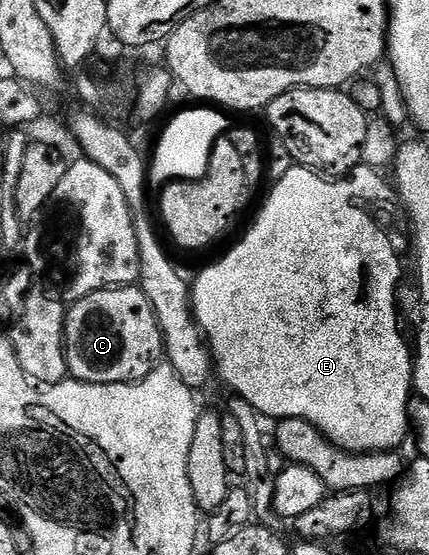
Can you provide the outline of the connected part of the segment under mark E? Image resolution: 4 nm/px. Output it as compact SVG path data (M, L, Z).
M292 165L289 169L289 173L285 173L285 177L281 177L281 181L274 184L270 189L271 192L267 195L267 200L263 203L263 208L259 211L259 216L255 219L255 224L248 229L243 235L243 240L224 257L220 263L211 263L199 276L196 277L195 283L190 284L191 289L191 309L195 313L195 323L198 325L199 330L203 332L207 346L211 348L211 361L213 364L214 374L217 379L220 379L225 386L231 390L230 394L232 396L249 401L249 405L253 405L253 409L258 411L260 416L267 417L267 415L272 415L272 420L278 421L281 419L304 419L309 421L309 425L313 425L319 430L319 432L324 435L329 441L333 441L339 446L342 451L353 451L356 453L366 453L368 451L389 451L394 452L395 447L399 447L403 443L403 438L408 438L409 435L409 422L408 422L408 411L407 404L413 398L413 347L407 339L403 336L403 331L399 328L399 319L401 323L401 307L397 302L397 296L400 294L399 282L403 279L403 263L399 260L399 255L395 252L395 247L391 244L391 239L386 235L388 233L382 226L376 223L375 216L369 210L366 211L359 203L371 203L374 199L379 199L382 195L392 194L393 187L390 182L387 183L382 179L380 172L374 167L364 167L362 165L353 168L351 172L346 177L324 177L322 174L316 173L309 167L300 167L298 165Z

